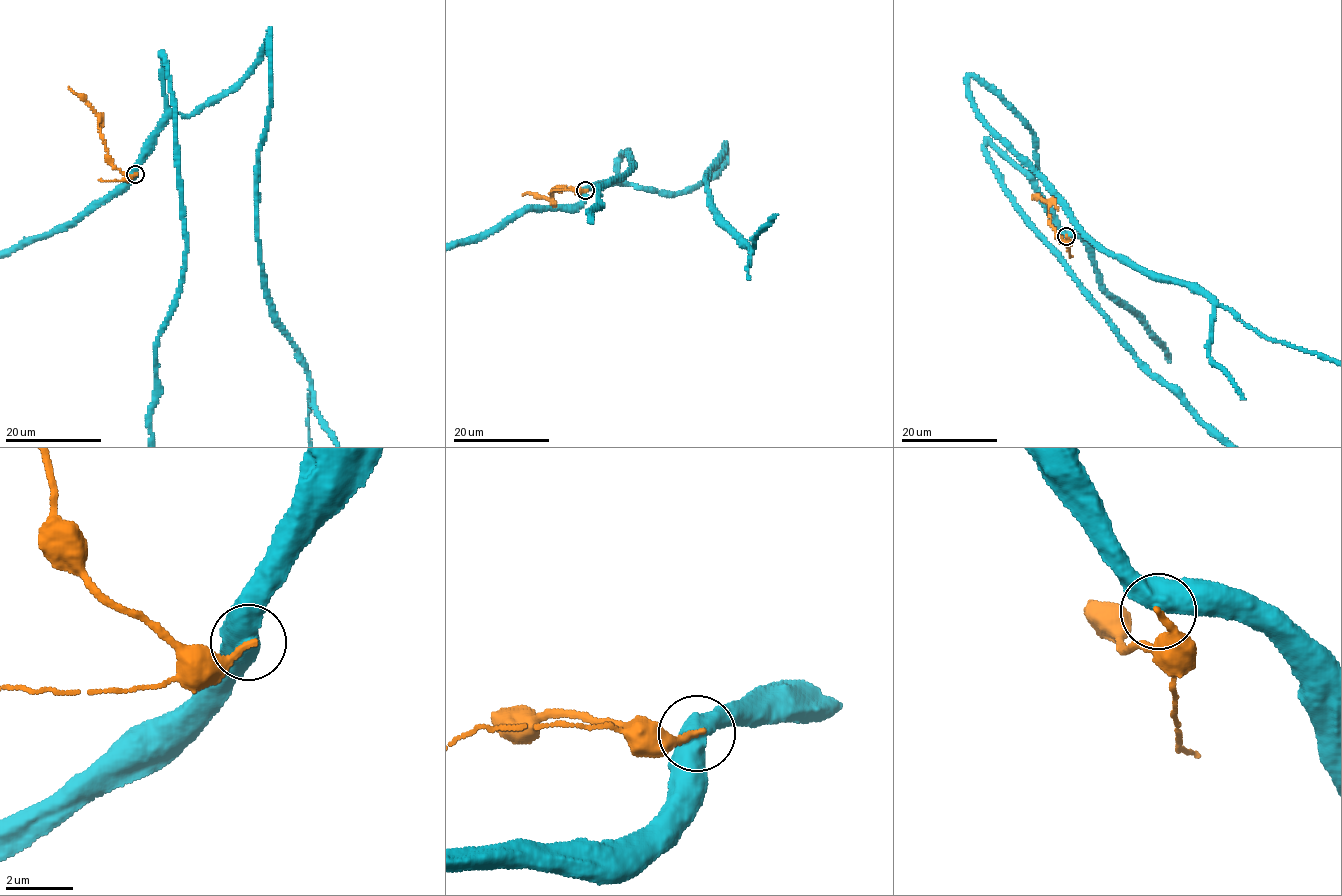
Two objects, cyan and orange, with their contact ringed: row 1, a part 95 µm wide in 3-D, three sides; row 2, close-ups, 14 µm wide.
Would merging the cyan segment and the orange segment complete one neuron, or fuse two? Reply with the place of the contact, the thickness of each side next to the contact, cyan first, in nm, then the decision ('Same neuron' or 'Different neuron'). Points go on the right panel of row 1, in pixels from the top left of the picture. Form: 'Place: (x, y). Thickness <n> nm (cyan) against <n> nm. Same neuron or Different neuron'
Place: (1066, 236). Thickness 500 nm (cyan) against 200 nm. Different neuron

